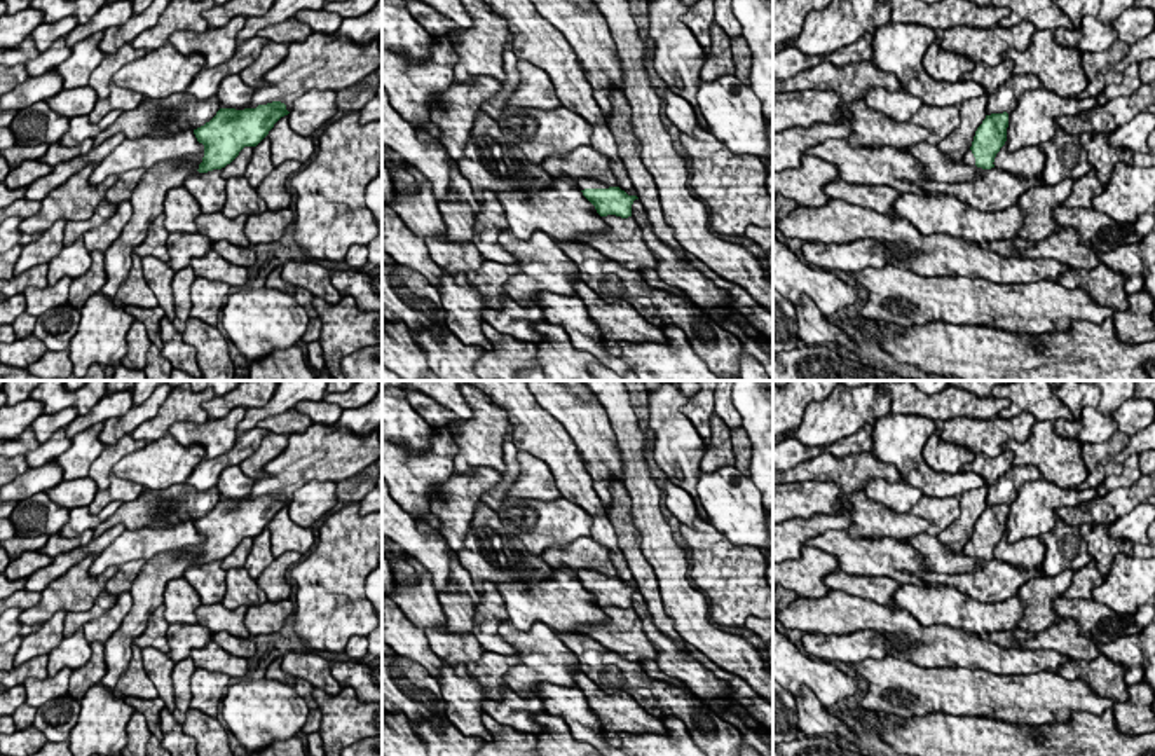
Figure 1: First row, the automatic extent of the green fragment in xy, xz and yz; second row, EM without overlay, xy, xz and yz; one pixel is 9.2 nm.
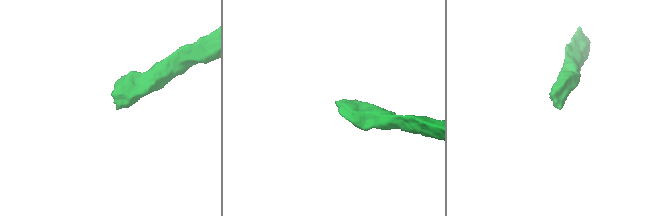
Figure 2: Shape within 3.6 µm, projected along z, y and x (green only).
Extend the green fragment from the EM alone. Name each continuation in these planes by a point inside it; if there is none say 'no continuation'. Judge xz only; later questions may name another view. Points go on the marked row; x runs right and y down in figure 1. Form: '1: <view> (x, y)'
1: xz (583, 184)

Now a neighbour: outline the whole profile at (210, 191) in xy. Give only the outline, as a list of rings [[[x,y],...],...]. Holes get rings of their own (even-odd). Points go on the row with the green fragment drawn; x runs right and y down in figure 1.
[[[222,169],[190,175],[183,187],[197,201],[201,213],[216,213],[223,210],[227,201],[227,180],[222,178]]]

